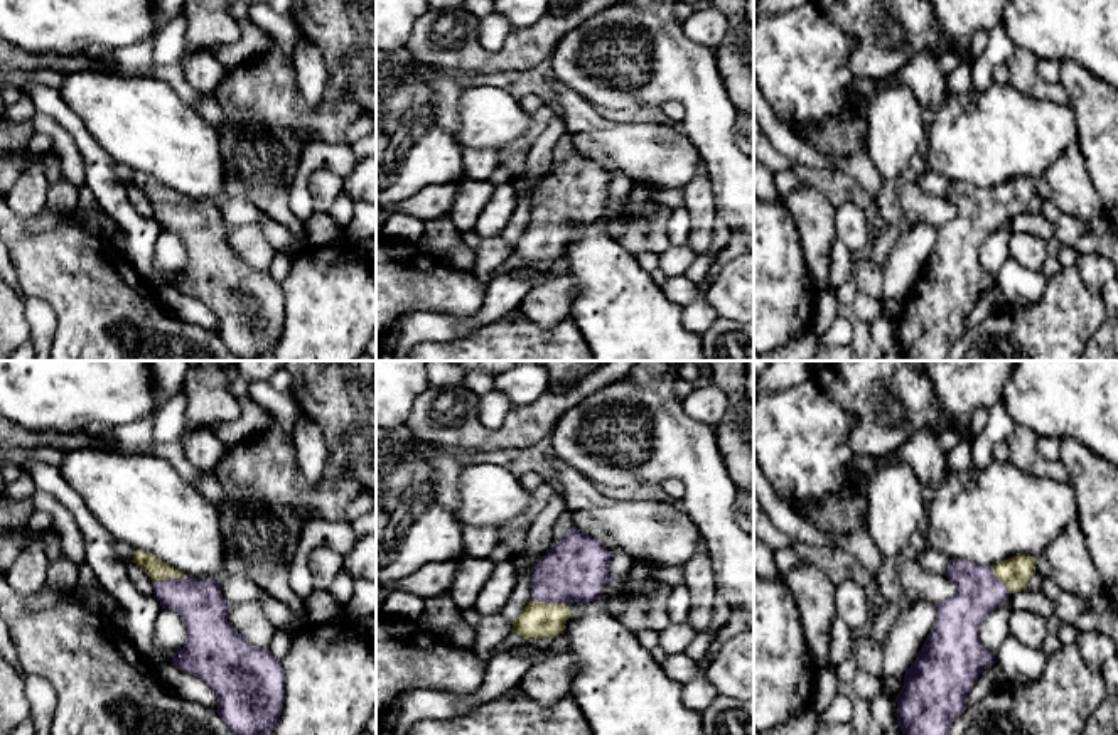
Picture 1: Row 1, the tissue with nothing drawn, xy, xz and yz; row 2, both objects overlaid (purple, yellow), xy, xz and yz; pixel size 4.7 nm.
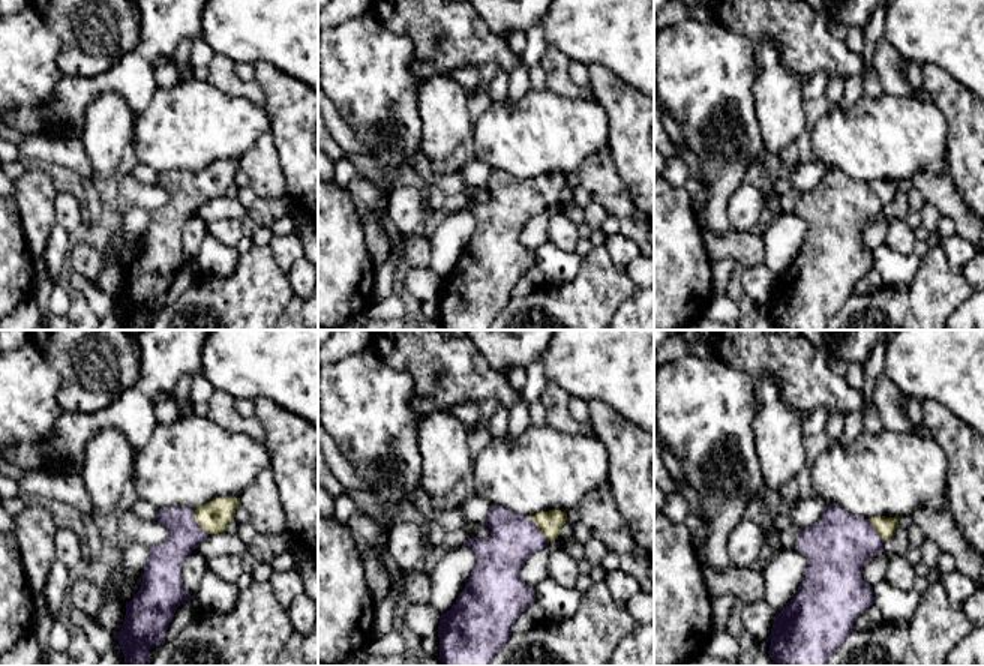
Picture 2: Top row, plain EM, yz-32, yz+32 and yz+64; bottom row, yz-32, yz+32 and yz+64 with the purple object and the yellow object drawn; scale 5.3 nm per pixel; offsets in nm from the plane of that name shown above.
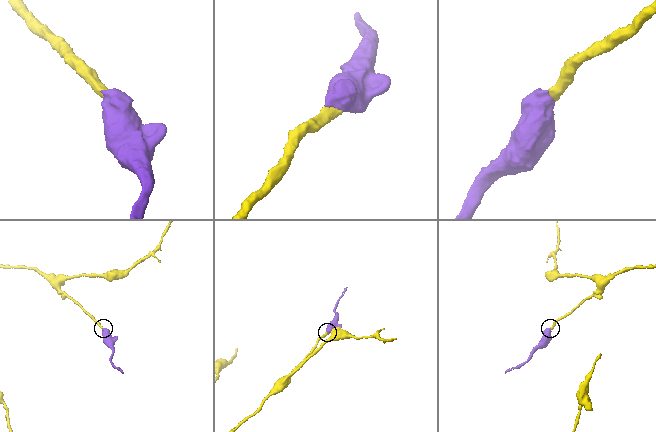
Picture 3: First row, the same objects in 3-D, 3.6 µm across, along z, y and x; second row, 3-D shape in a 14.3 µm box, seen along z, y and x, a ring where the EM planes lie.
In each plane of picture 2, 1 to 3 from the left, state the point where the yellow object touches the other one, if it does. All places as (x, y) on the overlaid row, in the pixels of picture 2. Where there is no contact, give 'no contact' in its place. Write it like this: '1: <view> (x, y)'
1: yz-32 (195, 522)
2: yz+32 (540, 530)
3: yz+64 (875, 530)

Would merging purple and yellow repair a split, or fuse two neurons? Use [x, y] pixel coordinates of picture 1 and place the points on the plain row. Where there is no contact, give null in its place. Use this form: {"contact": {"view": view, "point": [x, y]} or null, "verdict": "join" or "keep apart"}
{"contact": {"view": "xz", "point": [548, 225]}, "verdict": "join"}

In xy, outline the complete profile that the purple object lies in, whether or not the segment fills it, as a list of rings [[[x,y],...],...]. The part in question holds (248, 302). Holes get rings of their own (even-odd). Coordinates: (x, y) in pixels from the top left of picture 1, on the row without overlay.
[[[135,174],[137,185],[153,204],[155,219],[162,231],[180,236],[187,265],[172,278],[172,288],[204,302],[219,319],[218,337],[238,361],[265,361],[277,351],[285,324],[282,285],[266,271],[251,268],[228,244],[228,226],[218,204],[189,201],[157,179]]]

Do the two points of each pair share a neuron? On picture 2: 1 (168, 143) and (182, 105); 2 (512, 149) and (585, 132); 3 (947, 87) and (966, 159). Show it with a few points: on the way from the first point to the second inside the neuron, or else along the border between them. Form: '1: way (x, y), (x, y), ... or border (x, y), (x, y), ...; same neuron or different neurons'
1: way (174, 134), (182, 126), (182, 114); same neuron
2: way (530, 138), (540, 134), (567, 132); same neuron
3: way (959, 105), (966, 114), (966, 141); same neuron

